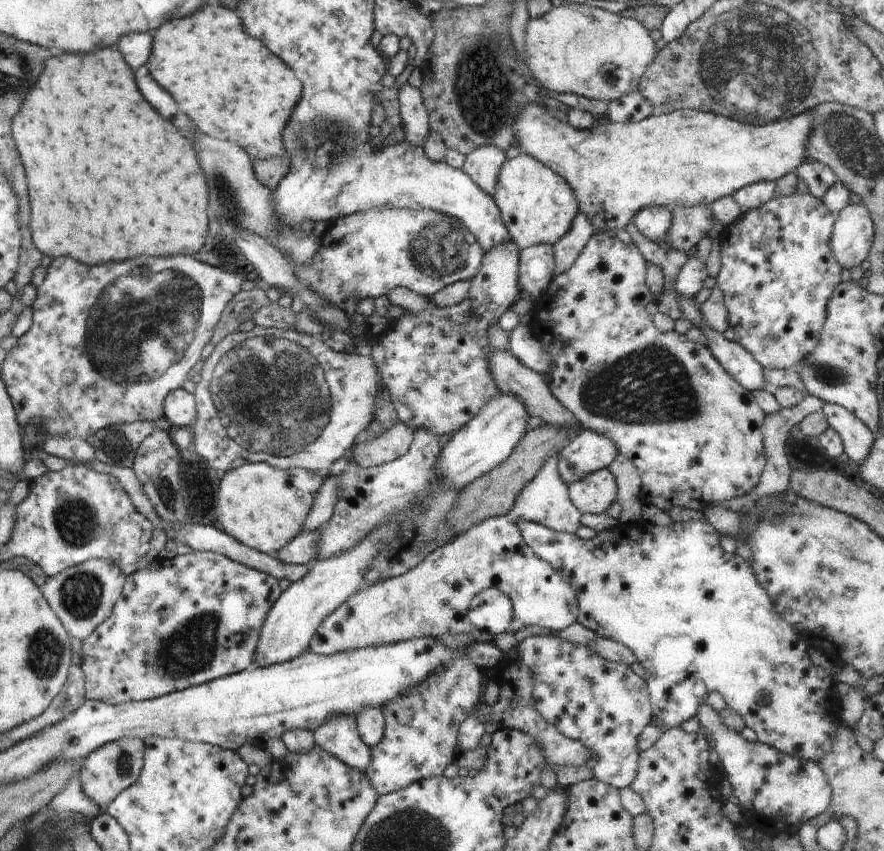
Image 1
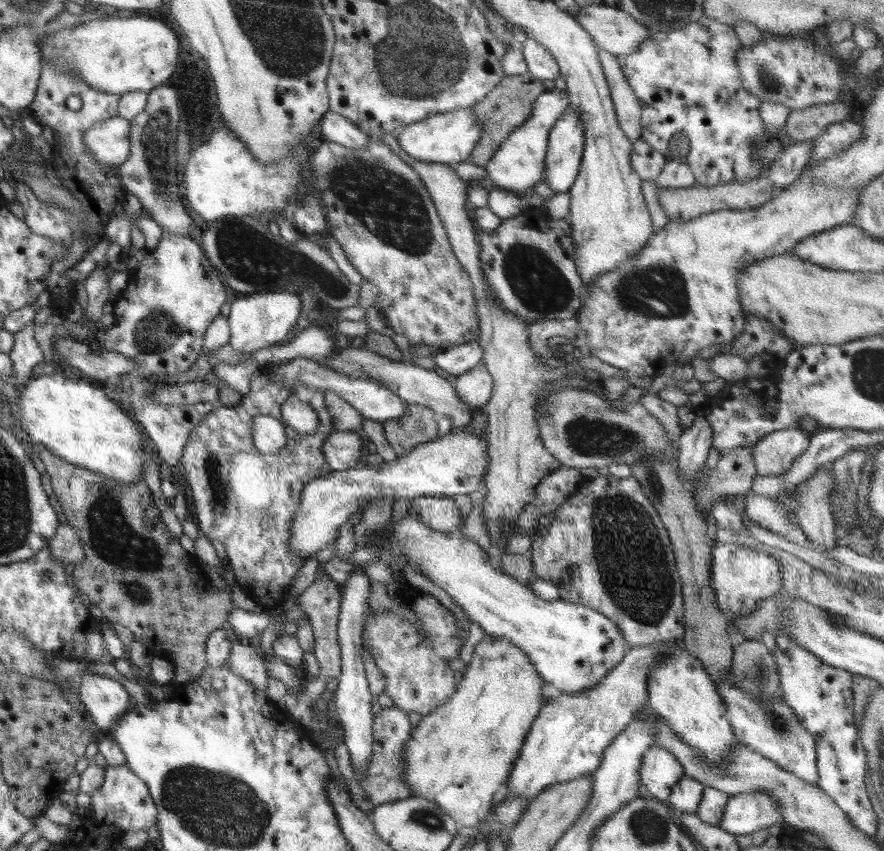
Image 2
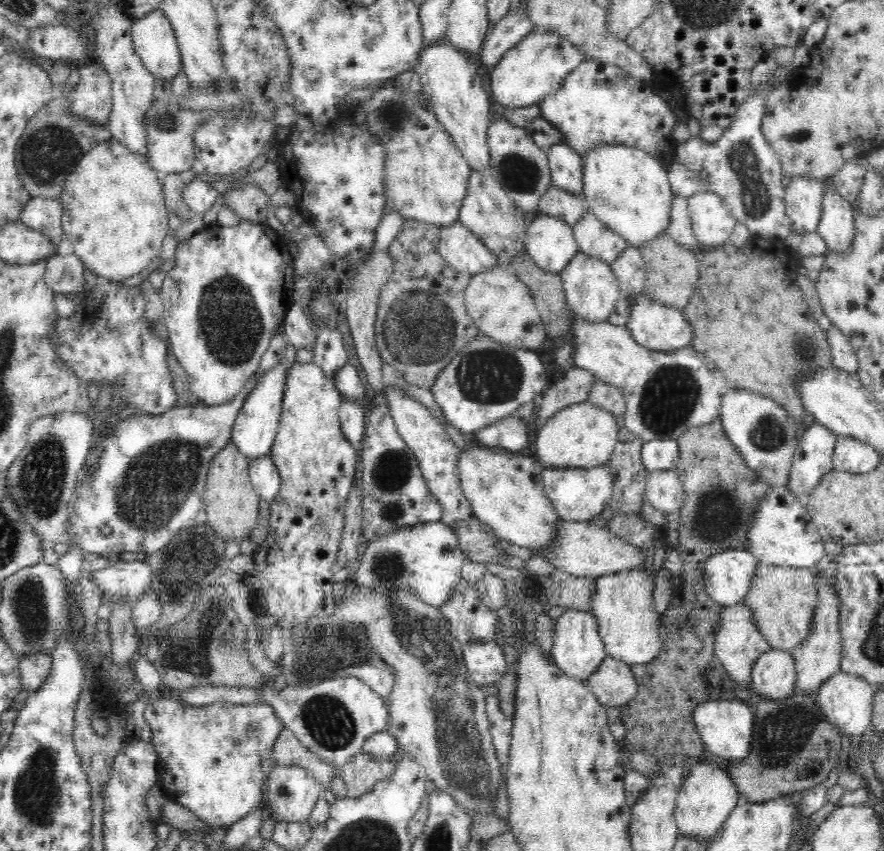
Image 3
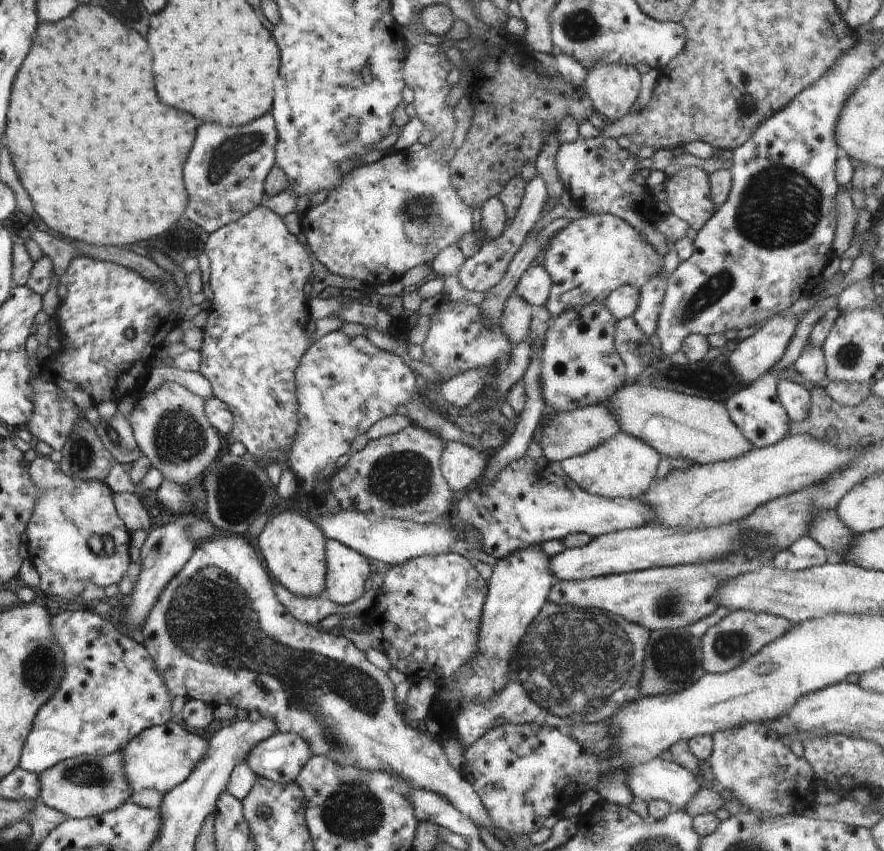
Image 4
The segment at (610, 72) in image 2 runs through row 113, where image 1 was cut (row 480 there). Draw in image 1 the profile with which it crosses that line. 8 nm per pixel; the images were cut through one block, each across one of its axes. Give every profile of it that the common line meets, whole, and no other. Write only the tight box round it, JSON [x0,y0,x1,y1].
[607,454,642,522]

